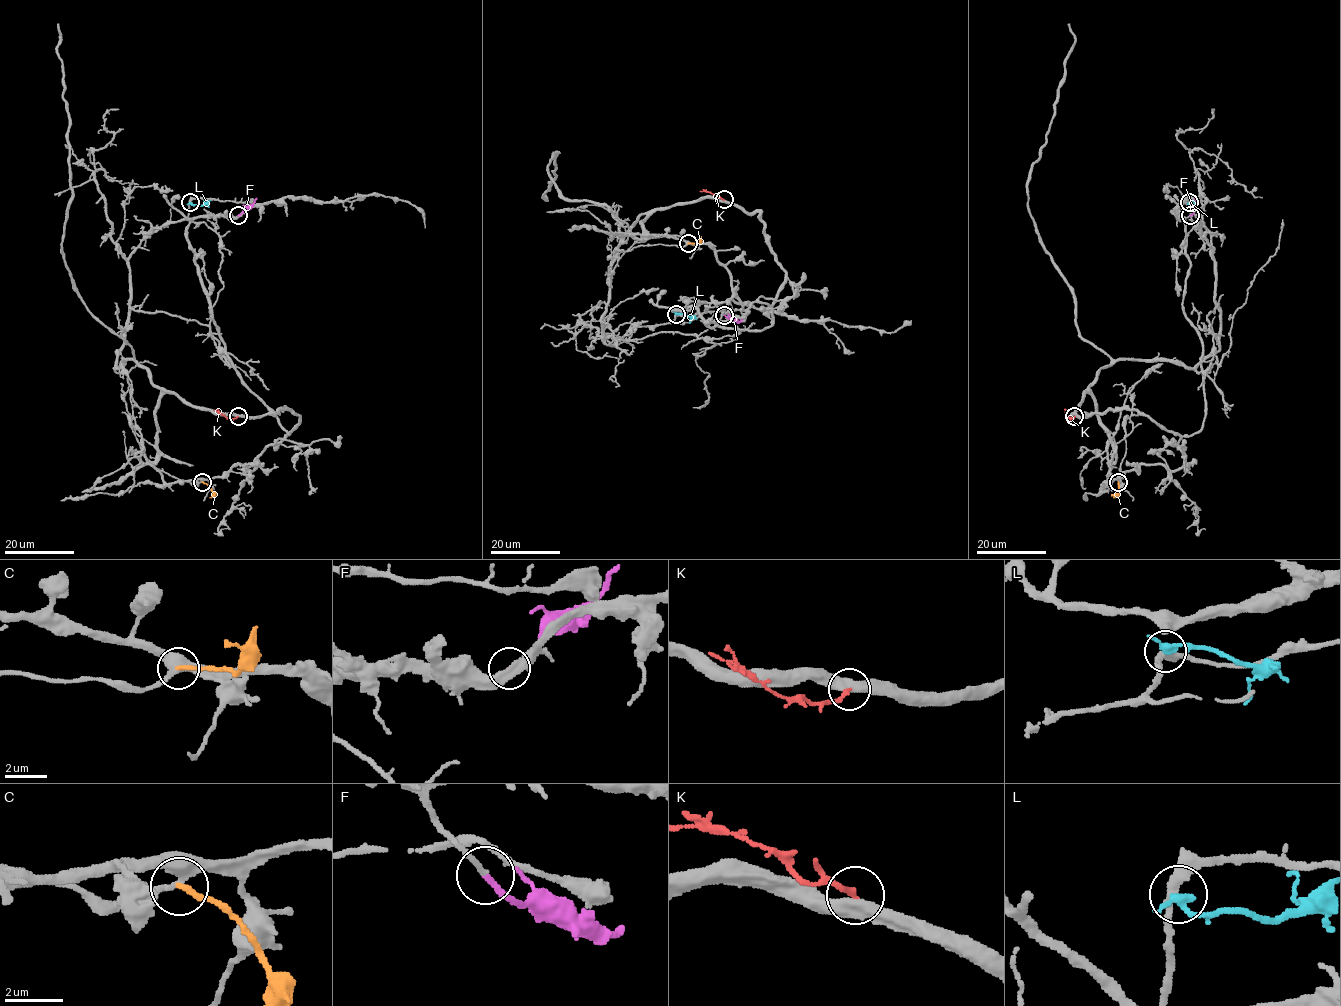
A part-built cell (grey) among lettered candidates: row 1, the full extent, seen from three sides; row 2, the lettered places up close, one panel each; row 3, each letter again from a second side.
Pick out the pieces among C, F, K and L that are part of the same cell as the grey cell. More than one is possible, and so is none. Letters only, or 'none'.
F

